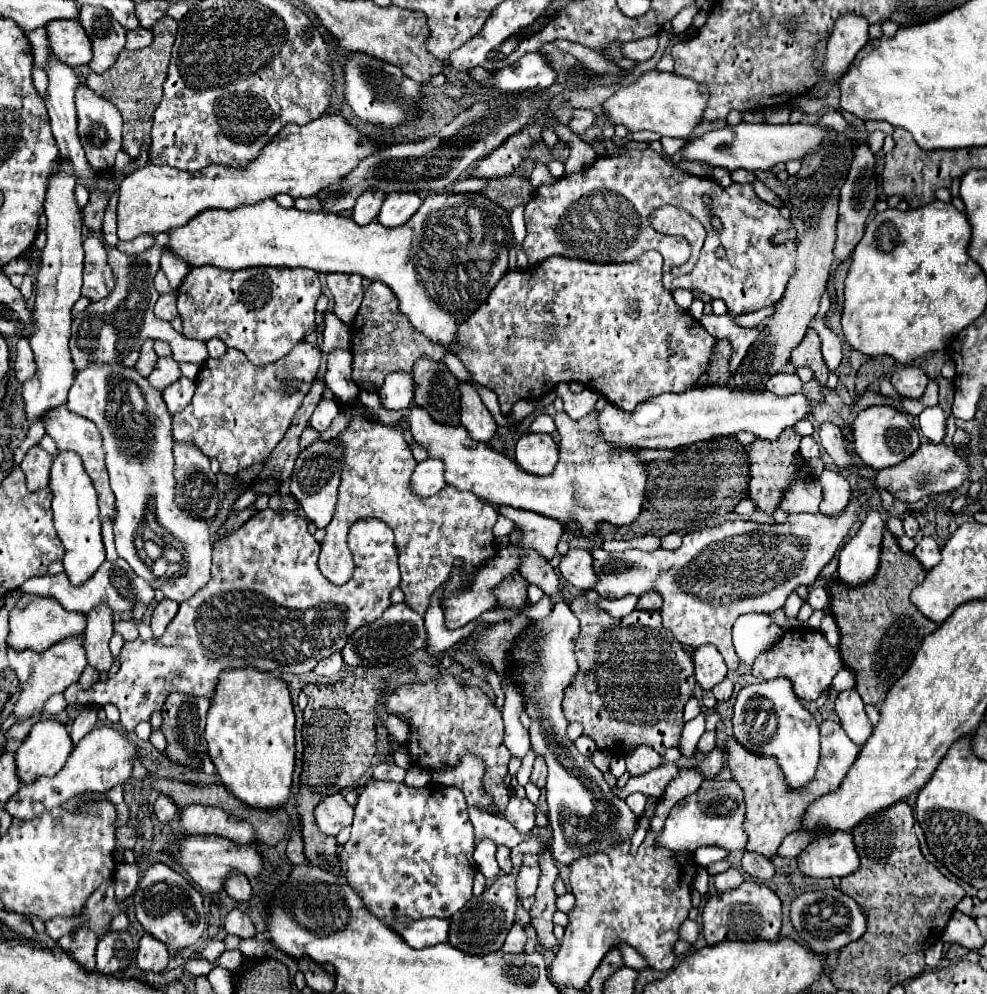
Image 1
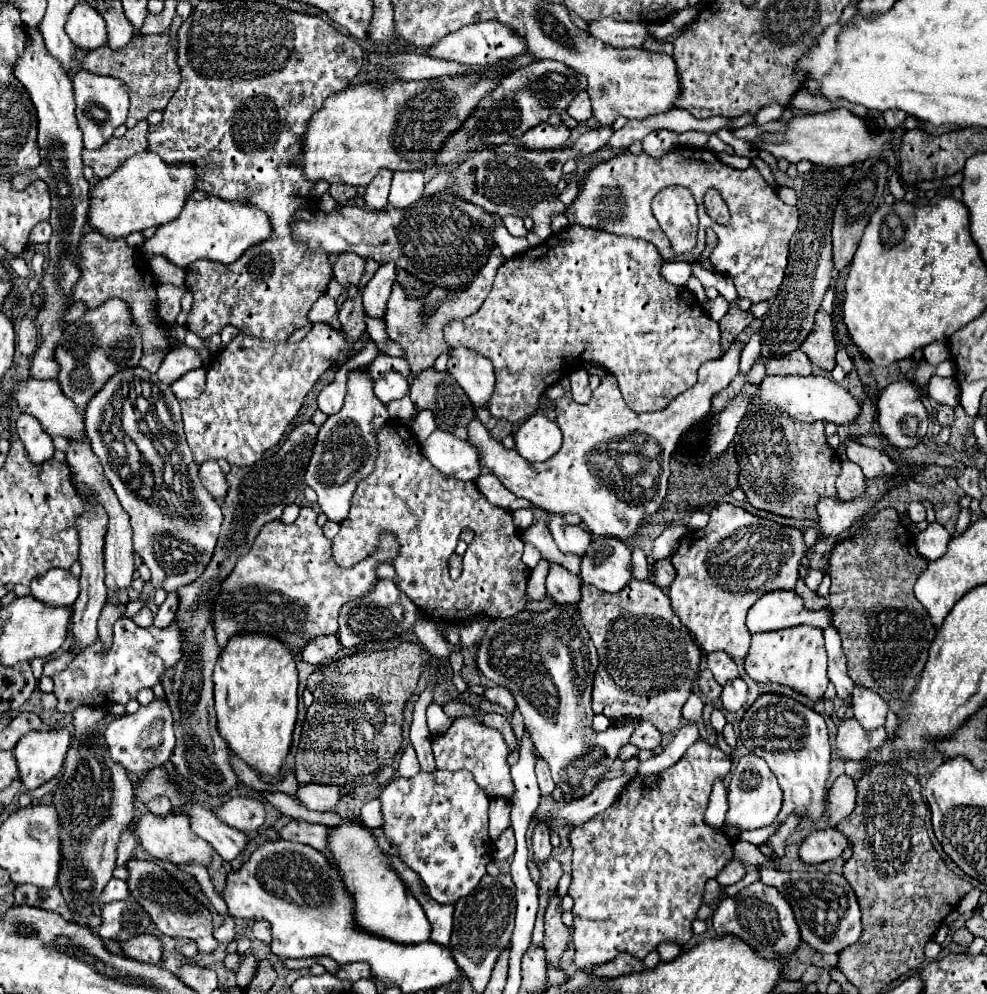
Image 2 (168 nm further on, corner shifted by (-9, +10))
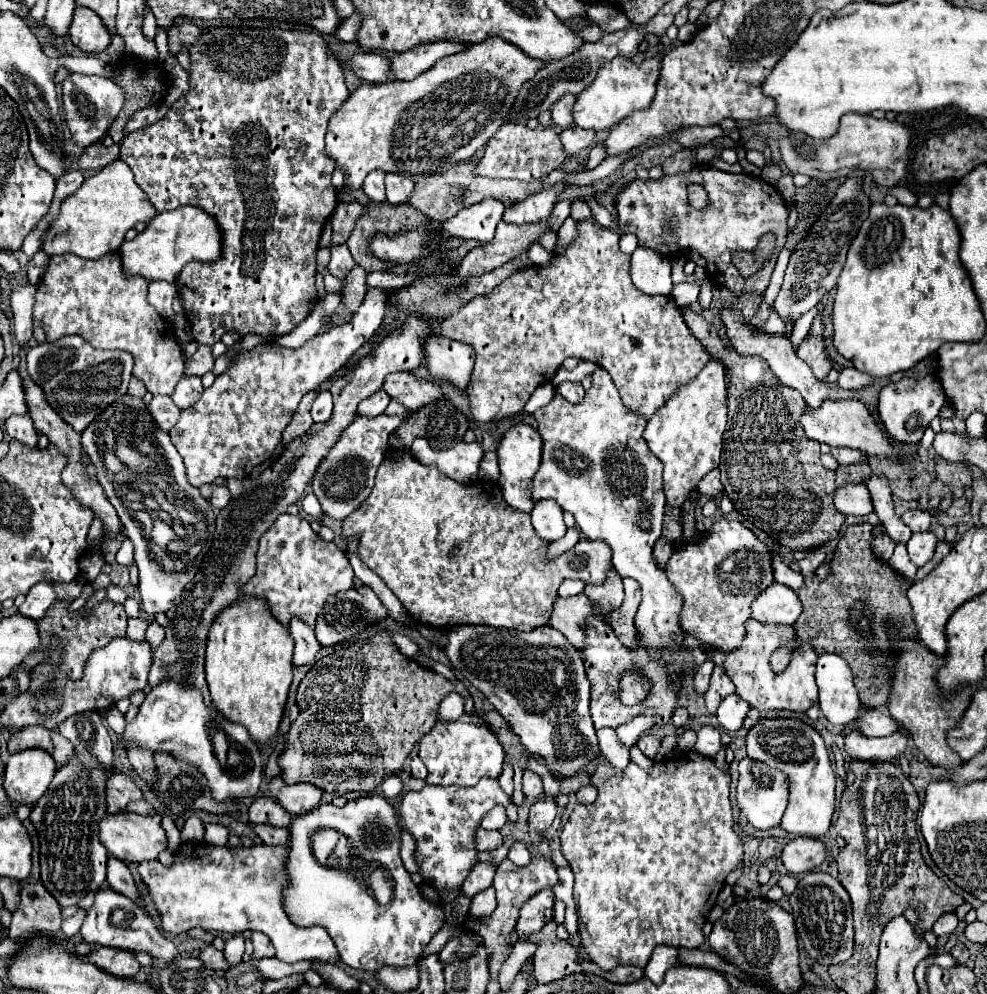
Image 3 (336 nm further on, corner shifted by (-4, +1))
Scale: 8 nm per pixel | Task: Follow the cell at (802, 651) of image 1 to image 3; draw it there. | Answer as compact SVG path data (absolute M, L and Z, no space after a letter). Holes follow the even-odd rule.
M753 618L747 620L747 636L743 640L743 646L739 650L733 650L725 658L725 672L735 684L735 692L749 702L749 706L767 712L775 708L785 708L785 710L795 710L795 712L807 712L813 704L817 704L817 684L815 684L815 662L817 662L817 652L811 644L801 644L791 652L791 662L789 666L781 672L775 674L771 670L769 658L777 650L777 646L785 642L793 642L797 638L795 630L789 626L763 626L761 622L755 622Z

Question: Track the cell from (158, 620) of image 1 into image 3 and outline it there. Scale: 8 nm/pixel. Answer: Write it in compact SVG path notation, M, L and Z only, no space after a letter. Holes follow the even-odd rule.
M151 622L149 628L147 628L147 636L145 638L147 638L147 642L151 642L153 648L157 648L165 640L165 628L161 624L157 624L157 622Z

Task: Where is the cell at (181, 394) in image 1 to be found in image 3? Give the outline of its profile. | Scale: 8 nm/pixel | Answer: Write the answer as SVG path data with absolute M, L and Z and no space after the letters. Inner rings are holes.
M183 376L179 380L179 384L175 386L175 392L173 392L173 402L179 406L179 408L189 408L193 406L203 394L203 384L201 384L201 378L195 376Z

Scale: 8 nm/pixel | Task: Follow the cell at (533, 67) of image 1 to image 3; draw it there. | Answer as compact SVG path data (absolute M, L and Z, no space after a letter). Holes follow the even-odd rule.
M373 52L357 54L351 60L351 68L359 78L375 82L375 84L385 84L385 82L397 80L393 74L393 68L391 68L391 60L385 56L373 54Z

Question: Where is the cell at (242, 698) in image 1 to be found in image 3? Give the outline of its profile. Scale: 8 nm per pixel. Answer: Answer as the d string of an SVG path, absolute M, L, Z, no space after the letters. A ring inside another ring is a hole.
M233 602L233 606L227 608L221 614L221 618L215 620L211 626L207 640L207 660L205 660L205 674L211 692L211 702L225 720L245 726L249 738L259 746L271 742L277 736L293 678L291 660L293 660L293 638L289 636L289 630L285 626L279 626L279 622L275 622L275 618L267 614L267 606L263 606L263 602L243 602L243 606L239 606L239 602Z

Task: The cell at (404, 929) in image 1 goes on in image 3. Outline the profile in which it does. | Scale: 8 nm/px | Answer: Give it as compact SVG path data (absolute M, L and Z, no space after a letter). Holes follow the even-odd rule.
M381 796L357 798L357 800L347 802L343 808L337 808L333 804L321 804L317 810L299 816L291 824L289 830L291 830L291 846L289 846L291 852L289 852L289 860L287 860L287 872L291 876L291 882L289 882L289 888L285 890L285 908L287 908L287 914L291 916L291 920L299 926L323 926L329 932L329 936L333 938L341 960L355 970L375 970L375 966L413 966L417 962L417 958L421 956L421 952L425 950L425 946L429 944L429 940L435 936L435 932L439 932L439 908L427 906L427 902L423 902L423 898L419 898L417 886L413 884L405 866L401 864L401 858L399 858L401 826L399 826L395 808L391 804L387 804L387 800ZM323 828L333 828L333 830L345 834L349 840L349 848L355 852L355 856L363 858L369 864L371 862L381 864L391 872L393 896L387 906L381 906L371 896L367 886L361 884L353 874L339 872L339 870L321 866L317 862L317 858L313 856L311 836Z

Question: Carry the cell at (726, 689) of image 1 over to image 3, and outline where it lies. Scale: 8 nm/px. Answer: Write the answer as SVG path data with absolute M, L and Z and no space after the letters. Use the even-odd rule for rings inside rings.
M729 694L721 704L719 704L719 710L717 710L717 720L721 724L721 728L733 732L733 730L739 730L745 716L747 716L747 702L743 702L743 698L739 698L737 694Z

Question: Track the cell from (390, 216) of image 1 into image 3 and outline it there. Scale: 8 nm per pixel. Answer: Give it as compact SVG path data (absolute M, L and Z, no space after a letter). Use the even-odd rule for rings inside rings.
M387 174L385 176L385 188L387 188L387 202L397 206L405 204L413 192L413 182L409 178L403 178L399 174Z

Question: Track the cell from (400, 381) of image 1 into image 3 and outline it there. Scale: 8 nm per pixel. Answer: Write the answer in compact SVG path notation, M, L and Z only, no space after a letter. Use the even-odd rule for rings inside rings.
M379 390L375 394L371 394L369 398L361 400L359 408L357 408L357 414L363 414L363 416L379 416L385 412L387 404L391 402L391 398L385 394L385 390Z

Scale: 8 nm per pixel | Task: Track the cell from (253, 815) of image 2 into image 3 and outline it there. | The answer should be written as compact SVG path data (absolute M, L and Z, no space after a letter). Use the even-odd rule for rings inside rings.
M255 798L249 806L251 824L271 824L271 826L289 826L291 816L273 800L273 798Z

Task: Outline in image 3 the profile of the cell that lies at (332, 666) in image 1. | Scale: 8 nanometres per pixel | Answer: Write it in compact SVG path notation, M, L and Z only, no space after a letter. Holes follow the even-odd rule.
M293 618L289 624L289 634L295 640L295 656L293 656L293 664L295 666L305 666L309 662L315 660L317 652L321 650L315 634L311 628L305 626L305 622L299 622L299 618Z

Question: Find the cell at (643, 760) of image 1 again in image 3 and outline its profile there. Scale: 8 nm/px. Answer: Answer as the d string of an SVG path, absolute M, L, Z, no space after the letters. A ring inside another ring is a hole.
M645 734L645 736L641 736L641 738L637 740L637 748L639 748L647 758L655 758L659 744L661 744L661 738L657 738L657 736L653 736L653 734Z

